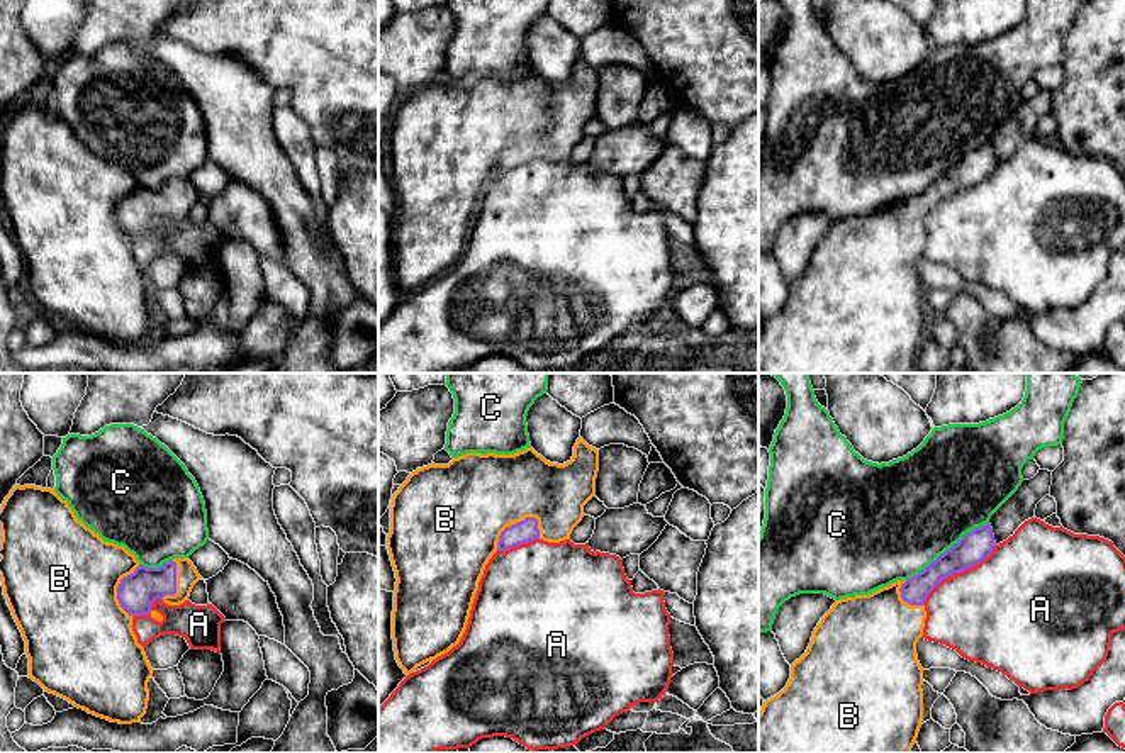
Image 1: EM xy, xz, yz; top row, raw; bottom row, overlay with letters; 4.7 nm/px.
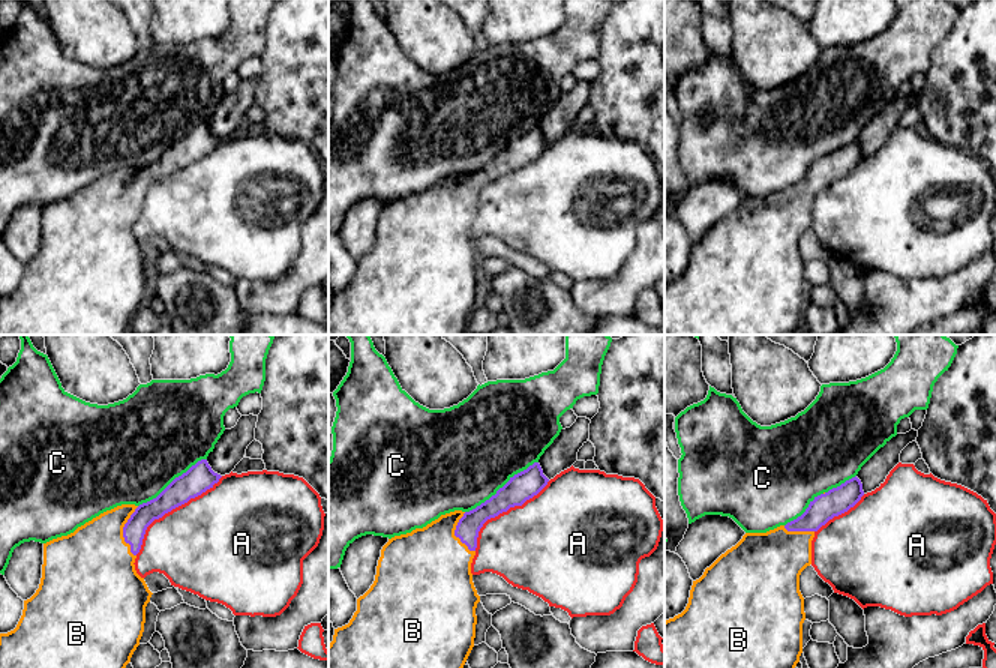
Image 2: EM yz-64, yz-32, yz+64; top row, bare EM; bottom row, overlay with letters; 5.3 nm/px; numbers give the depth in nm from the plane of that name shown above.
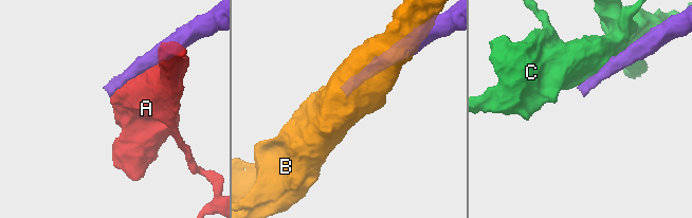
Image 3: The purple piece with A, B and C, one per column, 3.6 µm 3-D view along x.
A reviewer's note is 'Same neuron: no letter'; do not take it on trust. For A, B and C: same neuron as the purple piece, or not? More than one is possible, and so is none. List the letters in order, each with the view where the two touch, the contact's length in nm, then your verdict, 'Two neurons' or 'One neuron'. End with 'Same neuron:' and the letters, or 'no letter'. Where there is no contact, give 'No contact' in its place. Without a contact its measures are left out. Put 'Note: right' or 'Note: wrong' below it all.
A: Touches purple in yz. Shared border 460 nm. Two neurons
B: Touches purple in xz. Shared border 260 nm. One neuron
C: Touches purple in yz. Shared border 480 nm. Two neurons
Same neuron: B
Note: wrong

